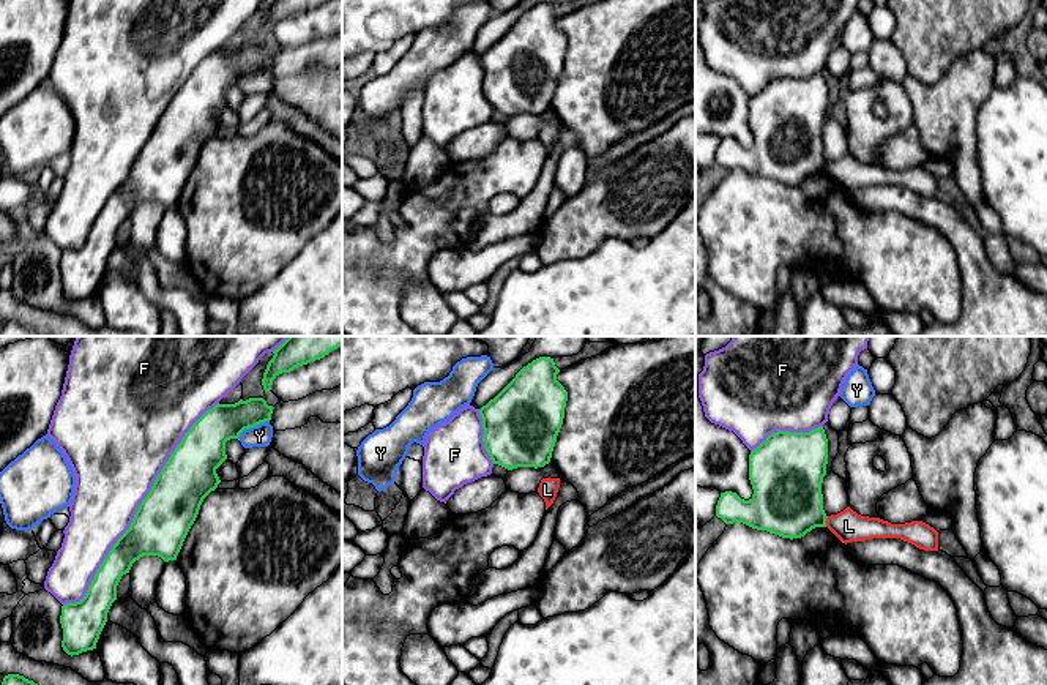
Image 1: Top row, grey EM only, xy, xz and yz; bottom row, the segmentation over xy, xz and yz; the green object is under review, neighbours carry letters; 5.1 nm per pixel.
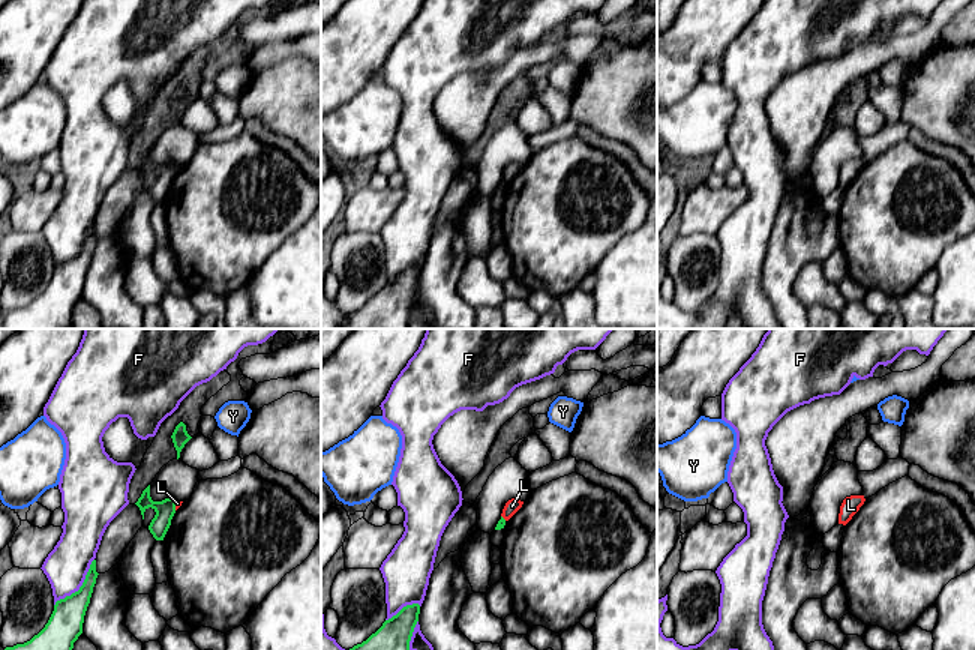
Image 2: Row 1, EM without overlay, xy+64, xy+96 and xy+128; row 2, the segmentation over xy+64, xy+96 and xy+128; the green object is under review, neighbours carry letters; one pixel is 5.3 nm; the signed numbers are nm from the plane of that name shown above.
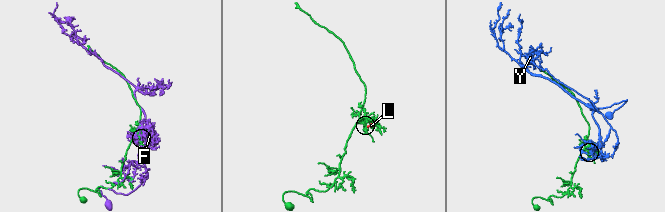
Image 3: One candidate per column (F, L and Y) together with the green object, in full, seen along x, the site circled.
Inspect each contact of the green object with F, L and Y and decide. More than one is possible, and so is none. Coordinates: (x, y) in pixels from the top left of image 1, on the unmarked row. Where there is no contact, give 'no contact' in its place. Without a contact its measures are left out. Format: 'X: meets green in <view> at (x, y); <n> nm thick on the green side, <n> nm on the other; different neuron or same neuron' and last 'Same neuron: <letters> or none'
F: meets green in xy at (137, 155); 280 nm thick on the green side, 420 nm on the other; different neuron
L: meets green in yz at (825, 168); 360 nm thick on the green side, 160 nm on the other; different neuron
Y: meets green in xy at (253, 73); 200 nm thick on the green side, 110 nm on the other; different neuron
Same neuron: none

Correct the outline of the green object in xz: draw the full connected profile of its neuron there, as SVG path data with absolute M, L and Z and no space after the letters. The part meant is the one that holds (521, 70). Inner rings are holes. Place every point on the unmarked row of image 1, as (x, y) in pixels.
M539 3L479 55L484 95L494 110L512 117L550 109L568 47L558 19L553 5Z

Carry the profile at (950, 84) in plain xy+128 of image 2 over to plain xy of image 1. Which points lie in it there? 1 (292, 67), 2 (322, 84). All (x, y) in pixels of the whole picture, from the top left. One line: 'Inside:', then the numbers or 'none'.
Inside: 2

